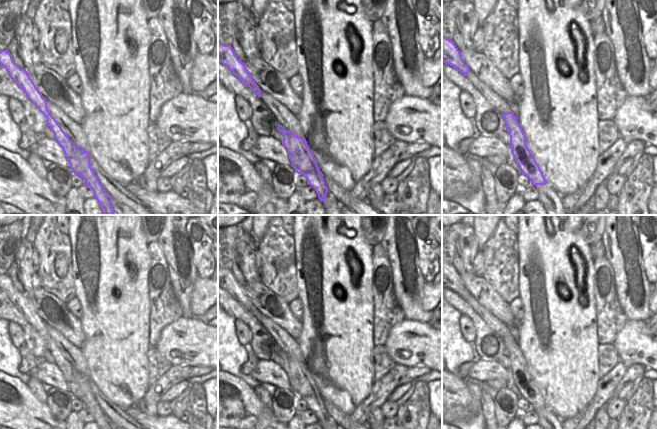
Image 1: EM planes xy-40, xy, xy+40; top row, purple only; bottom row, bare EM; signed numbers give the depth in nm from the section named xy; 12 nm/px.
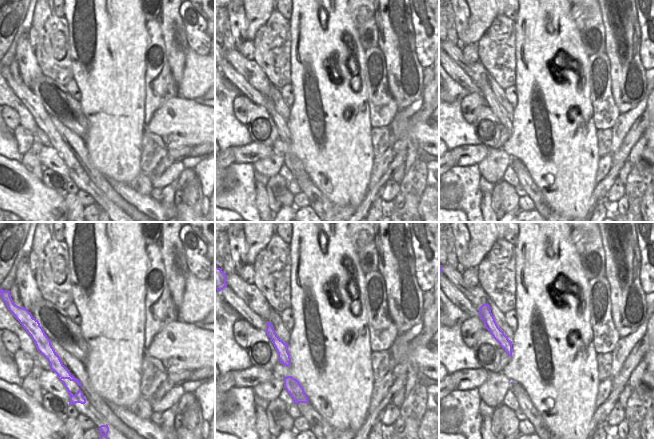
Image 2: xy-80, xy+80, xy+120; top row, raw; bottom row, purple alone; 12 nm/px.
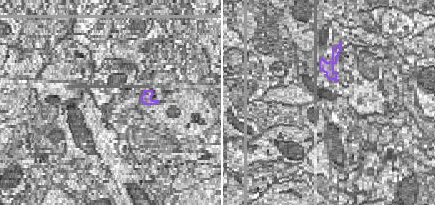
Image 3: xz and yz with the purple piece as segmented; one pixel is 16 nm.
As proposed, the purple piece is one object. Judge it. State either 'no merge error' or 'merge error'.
merge error

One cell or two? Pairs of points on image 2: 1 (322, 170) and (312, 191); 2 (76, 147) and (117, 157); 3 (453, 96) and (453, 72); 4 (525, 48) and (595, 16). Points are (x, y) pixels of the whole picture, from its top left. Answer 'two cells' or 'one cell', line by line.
1: two cells
2: two cells
3: two cells
4: two cells

